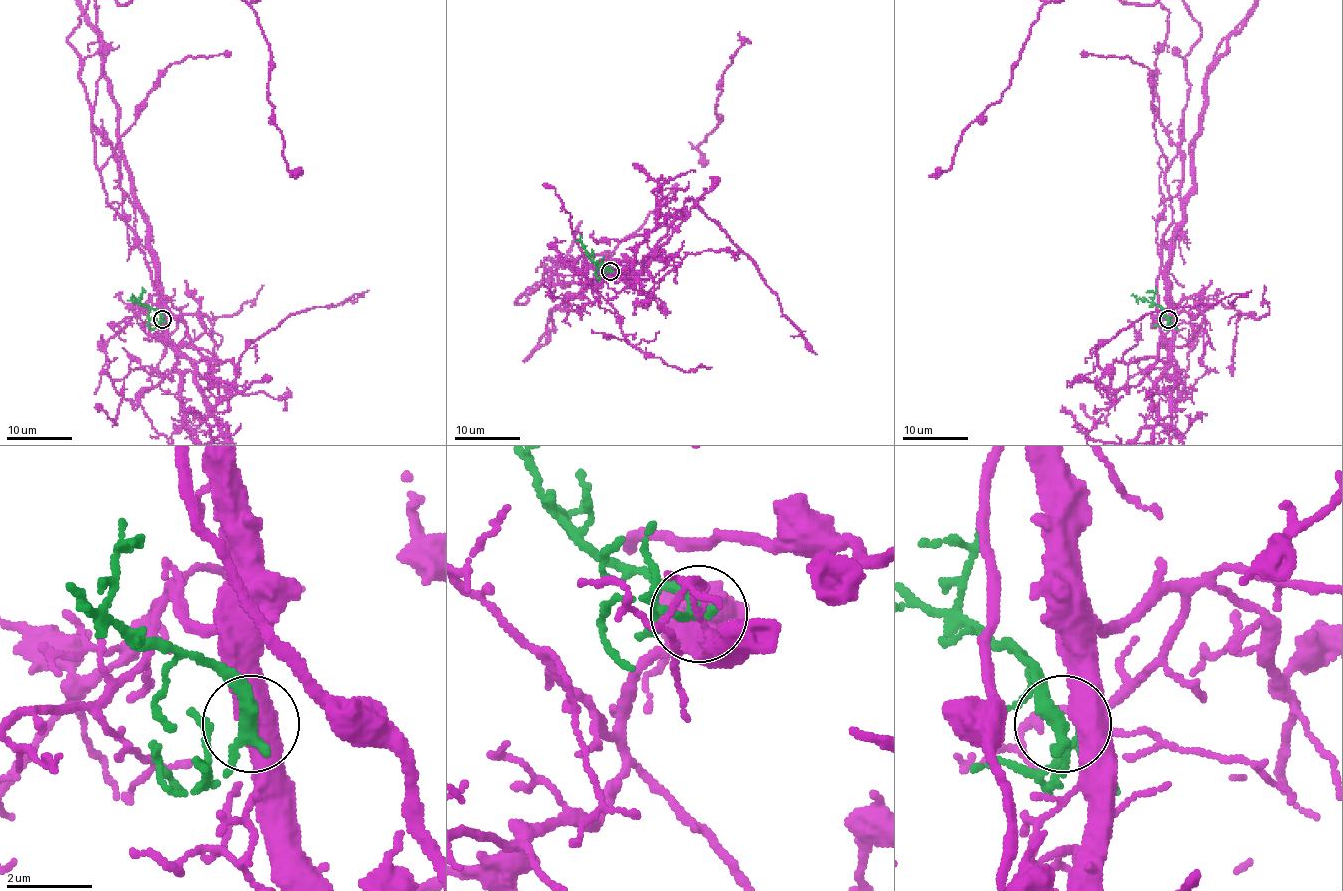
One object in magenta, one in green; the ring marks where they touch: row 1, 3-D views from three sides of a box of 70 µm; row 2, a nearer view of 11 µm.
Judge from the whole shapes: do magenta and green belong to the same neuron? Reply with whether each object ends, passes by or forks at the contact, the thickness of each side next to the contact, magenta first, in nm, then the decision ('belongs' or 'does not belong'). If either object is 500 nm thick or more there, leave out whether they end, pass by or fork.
550/340 nm | does not belong

